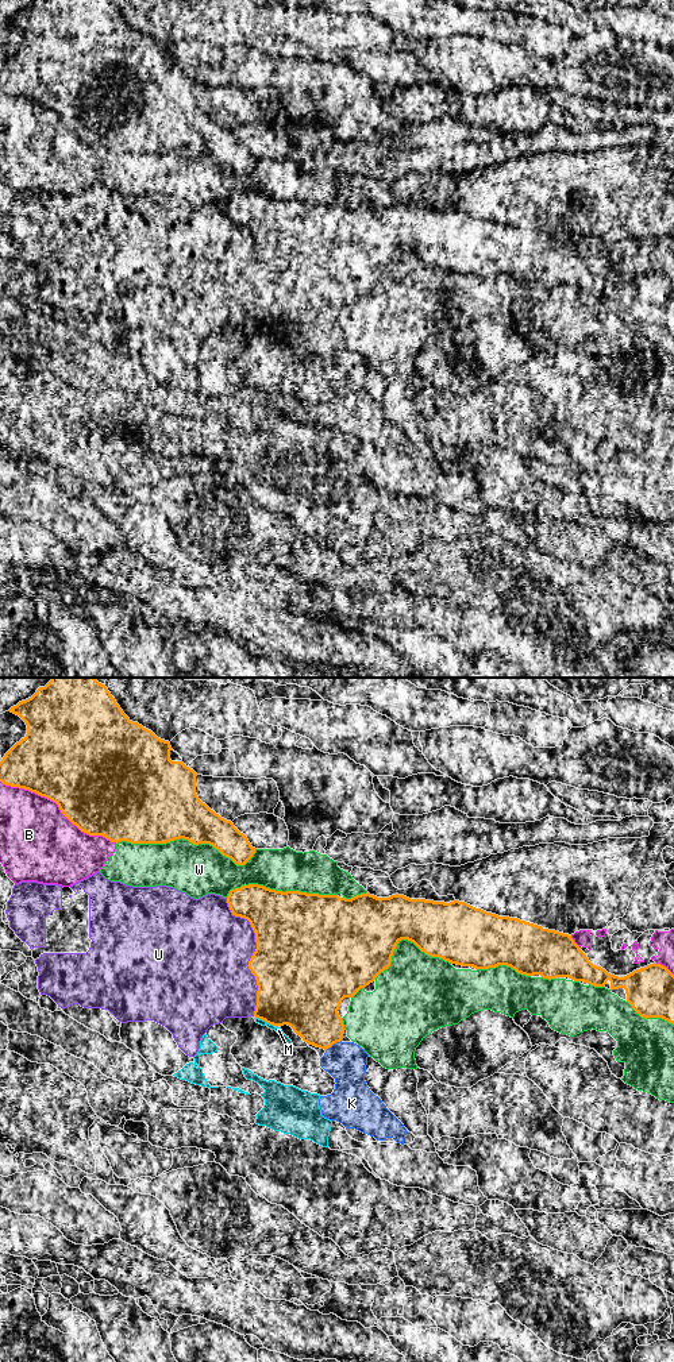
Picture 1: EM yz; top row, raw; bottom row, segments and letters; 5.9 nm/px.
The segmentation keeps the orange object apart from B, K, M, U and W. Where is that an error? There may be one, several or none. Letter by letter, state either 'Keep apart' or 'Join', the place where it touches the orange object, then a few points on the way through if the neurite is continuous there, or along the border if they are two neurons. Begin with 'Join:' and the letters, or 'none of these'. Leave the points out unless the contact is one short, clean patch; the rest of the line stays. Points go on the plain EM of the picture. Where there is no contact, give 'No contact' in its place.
Join: none of these
B: Keep apart. Touches orange at yz (58, 115)
K: Keep apart. Touches orange at yz (332, 352)
M: Keep apart. Touches orange at yz (265, 330)
U: Keep apart. Touches orange at yz (253, 262)
W: Keep apart. Touches orange at yz (187, 147)

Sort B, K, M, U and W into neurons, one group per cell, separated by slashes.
B / K M / U / W

